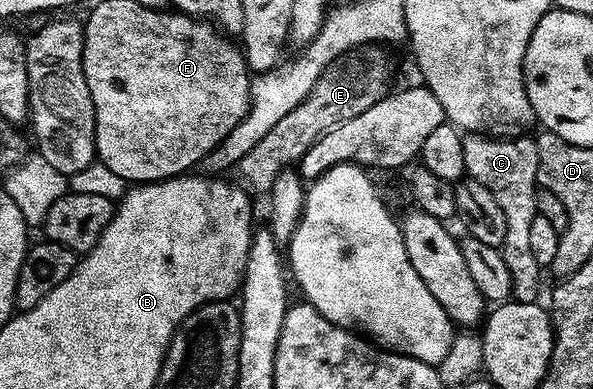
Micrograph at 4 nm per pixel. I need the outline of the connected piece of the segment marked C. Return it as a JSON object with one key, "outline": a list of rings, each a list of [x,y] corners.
{"outline":[[[471,133],[463,136],[463,163],[465,172],[473,177],[491,195],[505,216],[507,235],[499,252],[509,268],[509,279],[513,285],[512,296],[519,301],[536,298],[537,288],[541,285],[542,266],[531,255],[531,237],[529,235],[531,219],[538,216],[537,211],[537,143],[532,136],[487,137],[483,133]]]}

